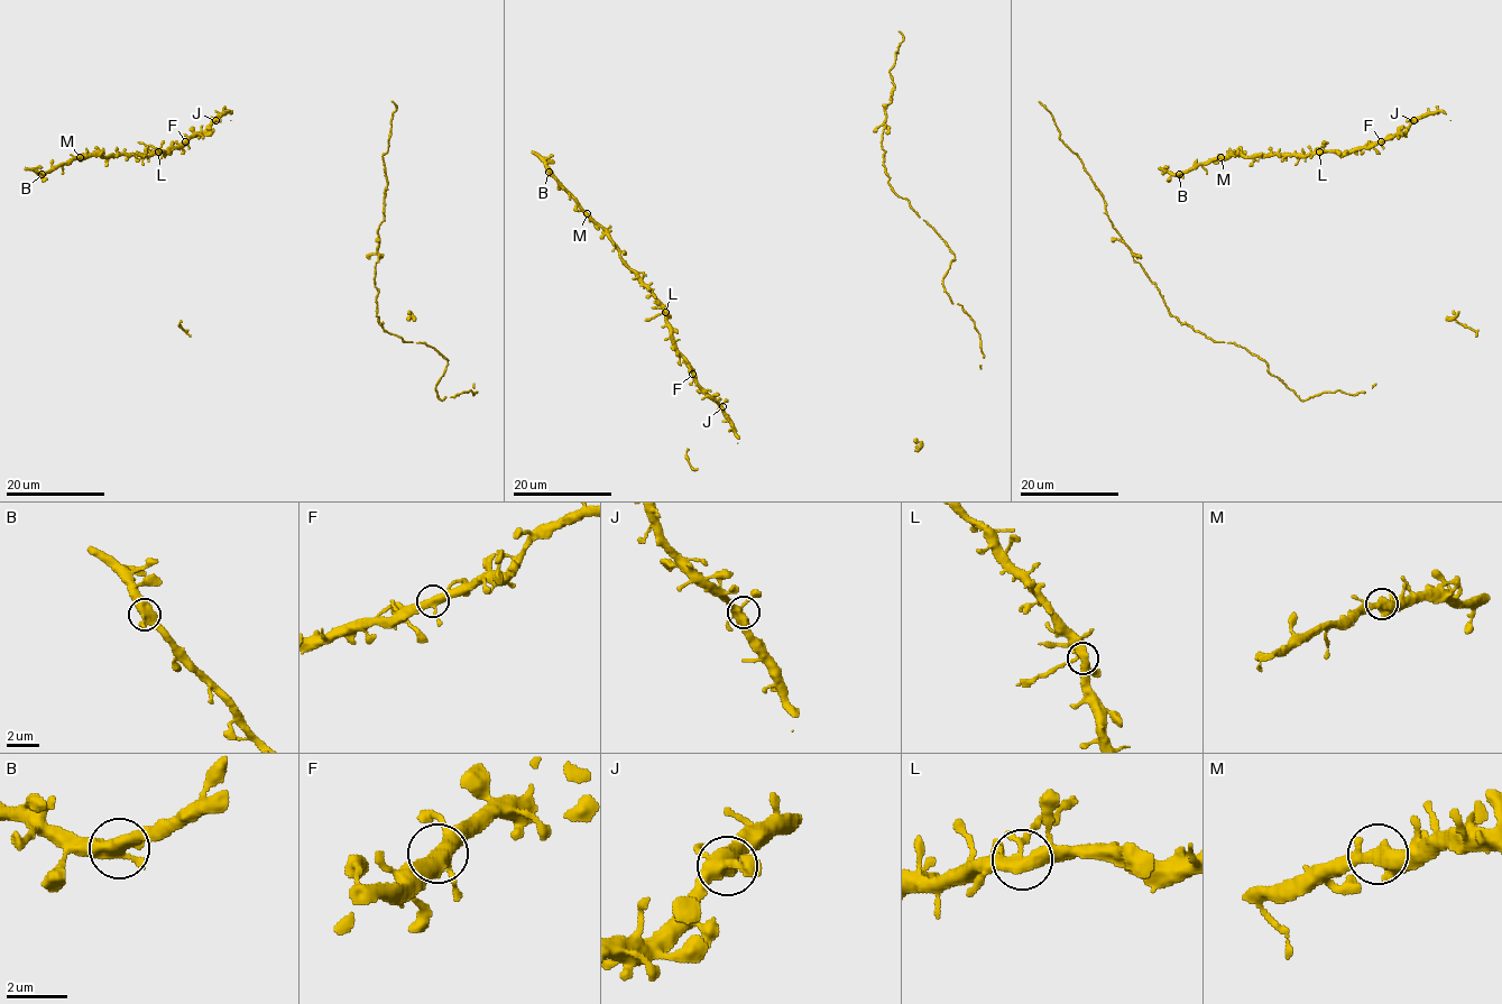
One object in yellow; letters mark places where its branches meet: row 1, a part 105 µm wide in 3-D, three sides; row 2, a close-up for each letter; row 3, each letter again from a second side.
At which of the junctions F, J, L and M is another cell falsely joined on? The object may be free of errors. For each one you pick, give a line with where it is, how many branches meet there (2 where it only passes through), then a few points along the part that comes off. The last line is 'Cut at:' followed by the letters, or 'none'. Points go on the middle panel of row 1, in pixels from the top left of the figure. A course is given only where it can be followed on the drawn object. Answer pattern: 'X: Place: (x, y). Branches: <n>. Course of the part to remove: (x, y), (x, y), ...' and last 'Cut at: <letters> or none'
Cut at: none

